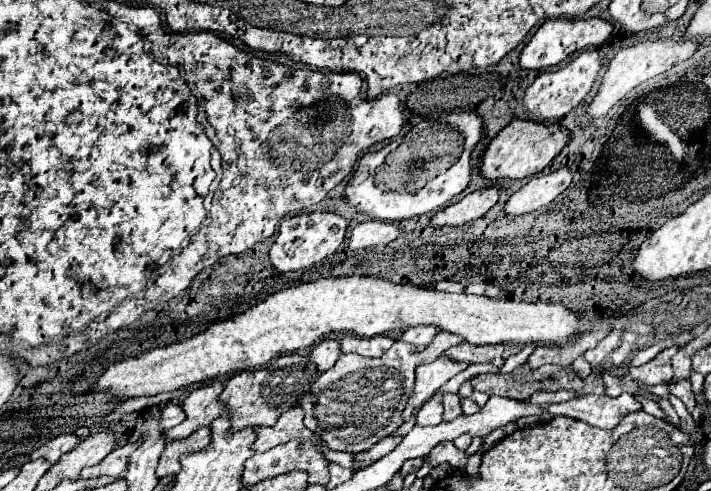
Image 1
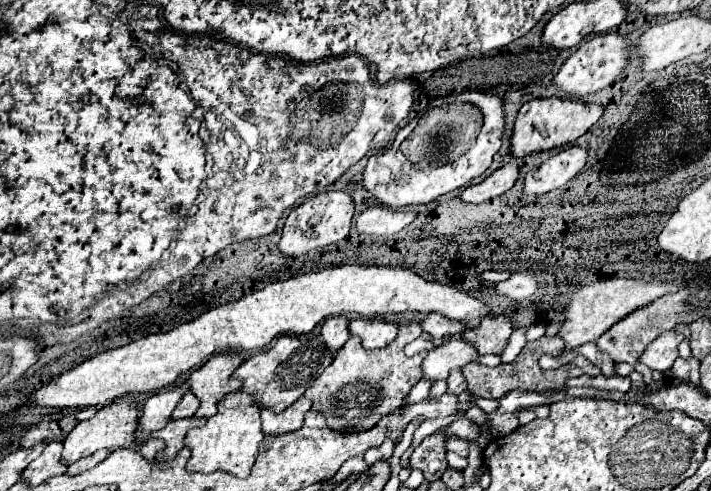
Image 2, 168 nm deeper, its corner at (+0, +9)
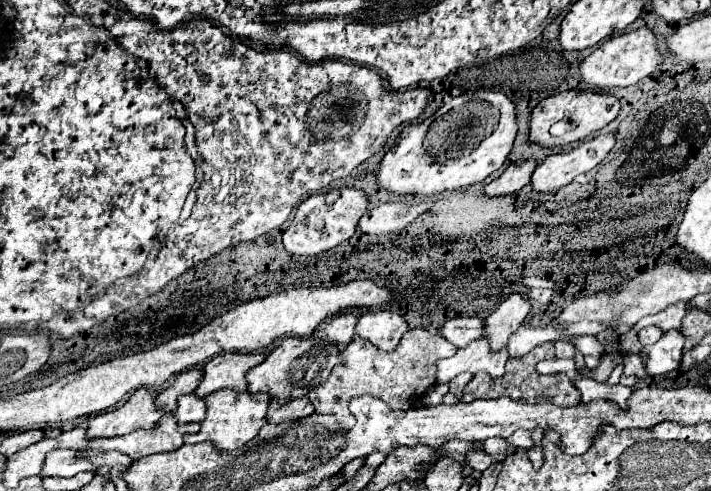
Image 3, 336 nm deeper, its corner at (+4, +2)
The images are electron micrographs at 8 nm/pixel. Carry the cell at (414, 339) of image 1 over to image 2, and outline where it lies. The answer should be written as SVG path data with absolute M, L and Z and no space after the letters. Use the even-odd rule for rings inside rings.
M429 314L423 322L421 322L423 332L429 332L433 336L433 342L439 344L443 336L453 336L453 334L461 334L465 328L457 322L457 320L449 320L443 314Z

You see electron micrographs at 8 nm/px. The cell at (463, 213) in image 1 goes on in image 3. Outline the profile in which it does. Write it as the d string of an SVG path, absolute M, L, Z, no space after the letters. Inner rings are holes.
M529 159L529 161L519 161L519 163L511 163L501 177L497 177L495 181L491 181L489 185L485 185L485 193L495 197L495 195L511 195L517 193L521 187L525 187L531 181L531 173L535 171L539 163Z

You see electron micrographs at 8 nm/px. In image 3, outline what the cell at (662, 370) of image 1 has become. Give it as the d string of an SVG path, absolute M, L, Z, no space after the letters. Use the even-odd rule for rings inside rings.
M667 331L655 345L645 347L647 349L645 355L649 357L645 365L647 373L665 375L677 369L681 363L681 355L683 355L683 343L685 343L685 337L681 331Z

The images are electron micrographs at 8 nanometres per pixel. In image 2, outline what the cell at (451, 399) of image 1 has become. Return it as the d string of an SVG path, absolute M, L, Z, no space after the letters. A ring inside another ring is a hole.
M451 370L449 378L447 378L447 392L449 392L449 394L459 396L465 388L467 388L467 382L465 382L465 378L463 378L461 370Z

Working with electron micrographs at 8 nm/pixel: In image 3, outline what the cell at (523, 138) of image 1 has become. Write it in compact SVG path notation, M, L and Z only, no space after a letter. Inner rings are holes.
M569 89L555 93L543 101L537 103L531 115L531 129L529 129L529 141L537 143L541 147L561 147L569 145L573 141L585 139L593 131L603 129L607 123L611 123L619 115L619 99L613 95L601 95L593 91L579 91L579 89ZM563 121L565 123L565 133L561 135L551 135L551 125Z

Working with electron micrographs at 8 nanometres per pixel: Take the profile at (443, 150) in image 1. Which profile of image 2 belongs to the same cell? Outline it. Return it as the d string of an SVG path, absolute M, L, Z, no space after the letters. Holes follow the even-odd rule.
M461 92L449 96L441 106L429 108L413 128L409 136L403 136L401 142L393 142L387 152L375 154L369 158L363 172L363 188L373 194L387 208L401 208L411 204L427 204L439 196L457 190L469 184L473 178L479 178L493 162L493 156L501 148L503 136L503 108L501 98L485 92Z

